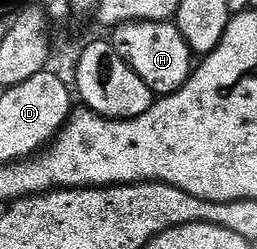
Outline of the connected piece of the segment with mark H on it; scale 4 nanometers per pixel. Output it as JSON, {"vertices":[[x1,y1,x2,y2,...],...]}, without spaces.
{"vertices":[[134,20,131,24,120,24,108,38,112,51,118,59,150,88,155,97,169,96,185,82,192,71,190,45,183,40,177,27,170,22]]}

